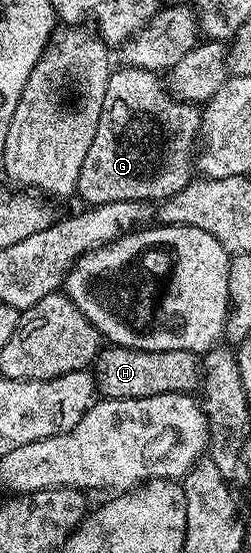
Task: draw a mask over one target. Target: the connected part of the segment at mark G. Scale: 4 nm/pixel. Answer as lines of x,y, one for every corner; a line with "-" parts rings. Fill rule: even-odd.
121,65
114,70
107,81
107,93
103,97
103,109
99,113
99,129
95,129
95,141
91,141
91,149
87,149
87,157
83,160
83,169
79,169
79,181
76,194
81,195
82,204
98,207
104,203
115,201
164,201
170,196
182,191
195,175
195,144
201,133
202,108
196,103
185,103
182,99
174,99
168,86
163,82
162,76
155,71
148,71
139,67

